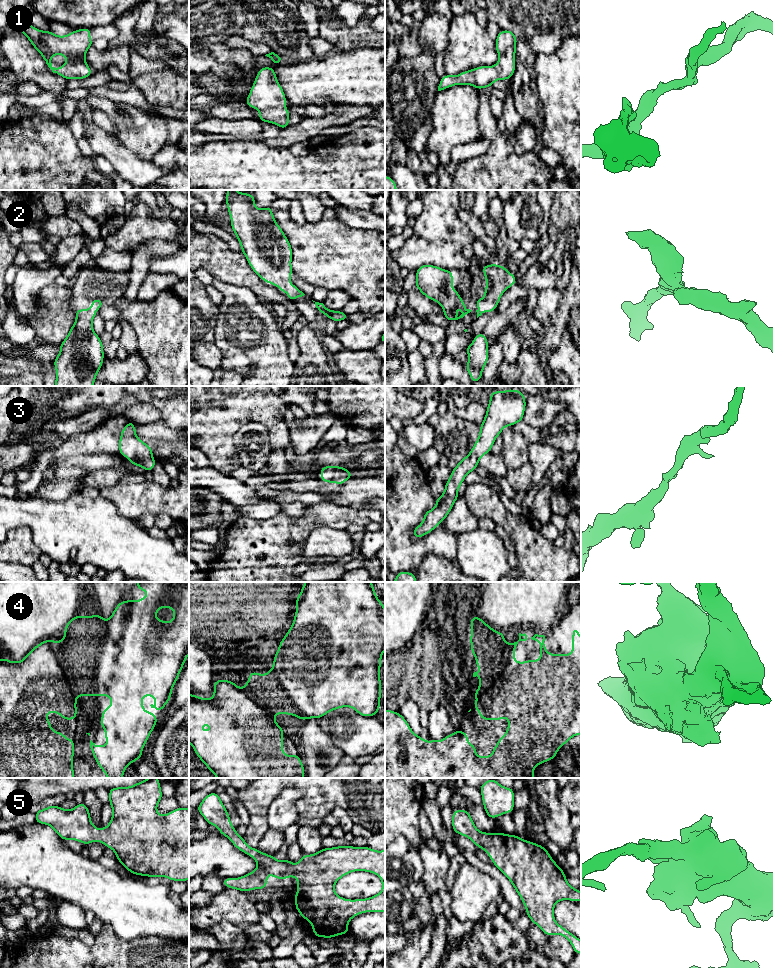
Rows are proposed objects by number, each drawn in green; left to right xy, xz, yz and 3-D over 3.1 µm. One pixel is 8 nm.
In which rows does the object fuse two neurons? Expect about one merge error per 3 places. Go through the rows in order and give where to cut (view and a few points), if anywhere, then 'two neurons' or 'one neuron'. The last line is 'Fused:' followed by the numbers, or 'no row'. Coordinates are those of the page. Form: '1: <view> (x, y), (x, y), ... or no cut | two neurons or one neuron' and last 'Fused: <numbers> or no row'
1: no cut | one neuron
2: no cut | one neuron
3: no cut | one neuron
4: xy (55, 642), (44, 661), (84, 670), (89, 695) | two neurons
5: no cut | one neuron
Fused: 4

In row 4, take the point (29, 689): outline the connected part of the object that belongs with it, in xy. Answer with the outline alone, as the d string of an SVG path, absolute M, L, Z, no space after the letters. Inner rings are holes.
M53 639L45 640L36 645L21 661L9 661L3 657L0 659L0 778L75 778L73 769L75 739L67 739L66 735L51 729L51 722L47 719L48 712L58 713L64 720L76 720L77 696L89 696L89 675L84 670L76 672L64 672L63 665L58 663L45 663L47 655L51 654L52 646L56 642Z

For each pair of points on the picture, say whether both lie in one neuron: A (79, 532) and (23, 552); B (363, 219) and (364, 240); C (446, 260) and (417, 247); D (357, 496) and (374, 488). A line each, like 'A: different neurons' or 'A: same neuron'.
A: different neurons
B: different neurons
C: same neuron
D: same neuron

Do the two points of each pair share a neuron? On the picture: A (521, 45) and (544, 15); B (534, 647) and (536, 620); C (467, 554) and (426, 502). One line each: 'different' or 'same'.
A: different
B: different
C: different

